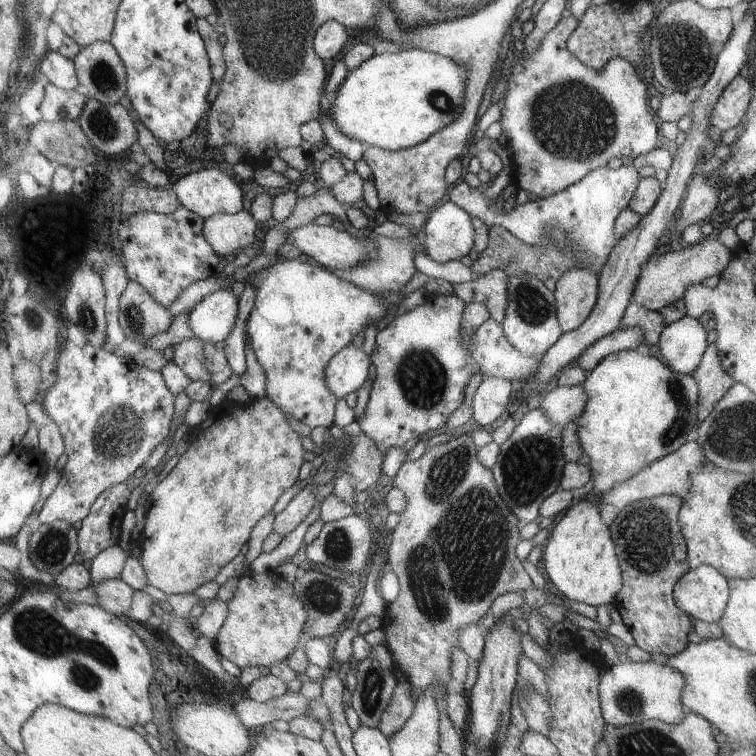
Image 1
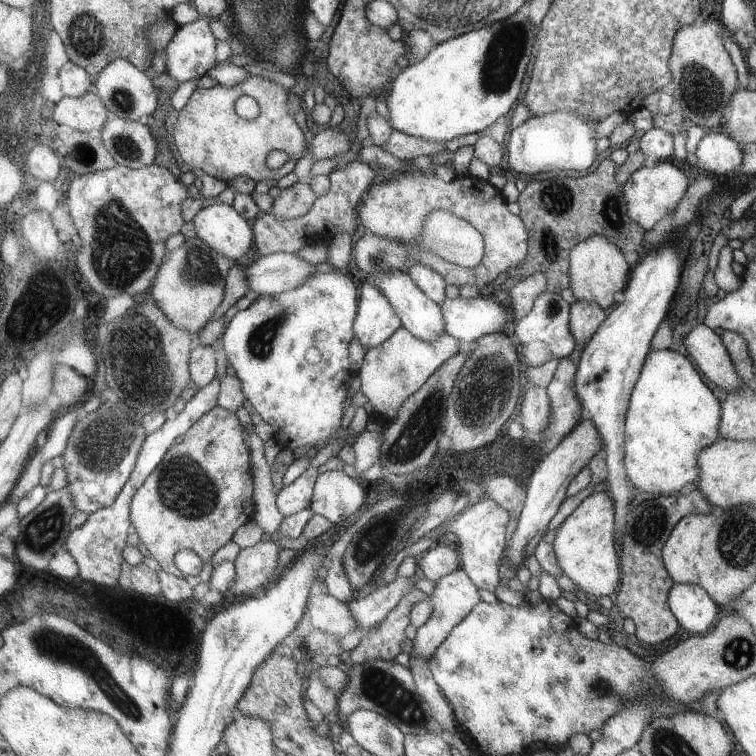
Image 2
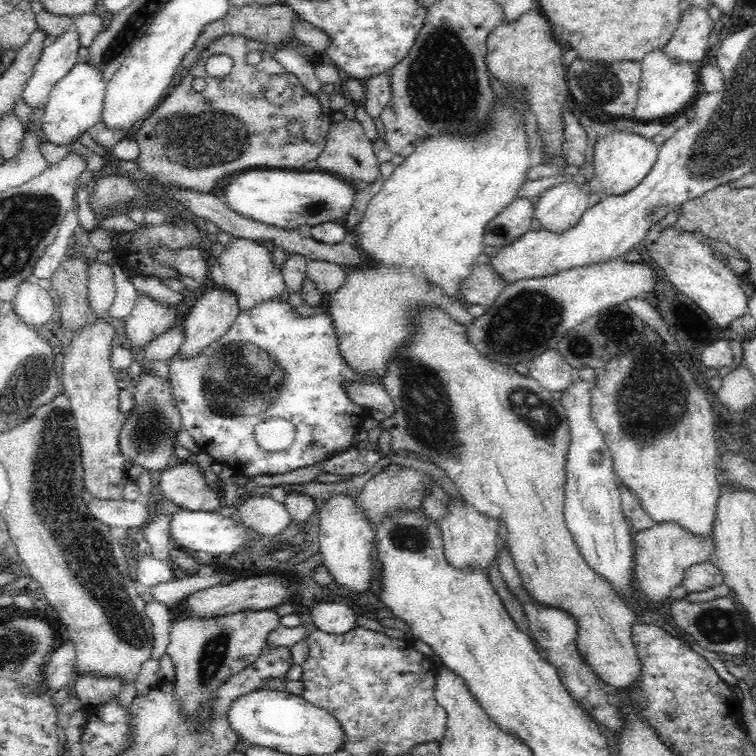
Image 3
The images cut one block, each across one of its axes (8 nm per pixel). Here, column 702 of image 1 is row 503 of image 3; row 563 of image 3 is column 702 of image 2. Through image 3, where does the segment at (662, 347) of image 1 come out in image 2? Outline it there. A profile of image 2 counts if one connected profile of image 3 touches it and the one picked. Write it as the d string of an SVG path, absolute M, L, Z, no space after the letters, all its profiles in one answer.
M697 324L685 338L683 346L689 352L693 364L701 374L723 390L731 390L741 384L741 378L733 372L733 362L725 344L719 336L707 328L707 324Z

